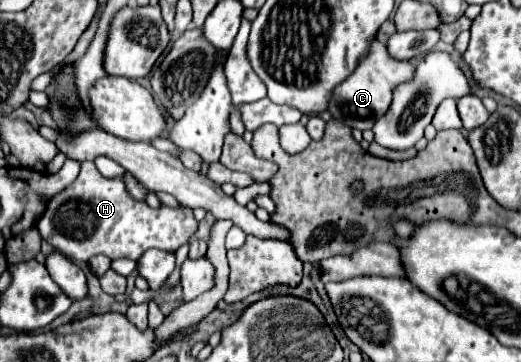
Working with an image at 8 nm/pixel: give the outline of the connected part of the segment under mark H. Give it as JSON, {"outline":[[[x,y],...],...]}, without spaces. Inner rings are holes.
{"outline":[[[84,161],[76,181],[66,187],[66,195],[56,195],[50,209],[38,223],[40,235],[72,261],[88,261],[94,255],[106,255],[110,259],[140,259],[148,249],[176,251],[186,243],[194,231],[196,221],[192,209],[160,207],[152,209],[144,201],[136,201],[128,195],[122,177],[106,179],[100,175],[92,161]],[[62,215],[70,219],[62,231]]]}

